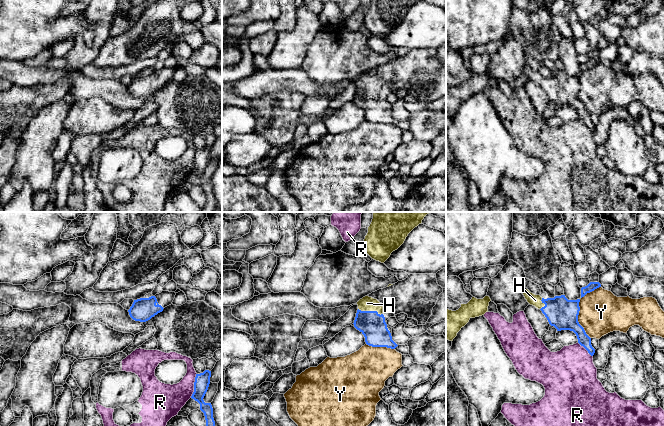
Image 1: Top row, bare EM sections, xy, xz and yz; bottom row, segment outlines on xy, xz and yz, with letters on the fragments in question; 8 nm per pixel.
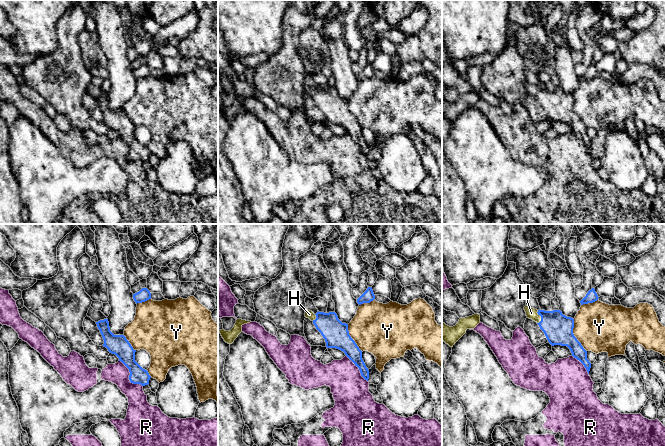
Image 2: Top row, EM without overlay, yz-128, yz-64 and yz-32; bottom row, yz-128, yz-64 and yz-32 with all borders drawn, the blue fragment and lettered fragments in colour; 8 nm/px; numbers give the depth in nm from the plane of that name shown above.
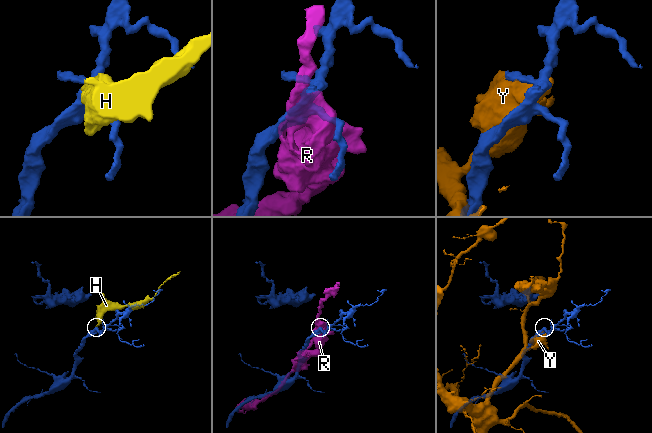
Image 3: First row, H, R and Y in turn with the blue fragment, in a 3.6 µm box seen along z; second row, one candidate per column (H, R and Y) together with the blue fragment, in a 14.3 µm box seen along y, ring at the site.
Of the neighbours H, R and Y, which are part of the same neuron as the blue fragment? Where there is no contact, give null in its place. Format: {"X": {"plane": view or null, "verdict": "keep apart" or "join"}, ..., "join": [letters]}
{"H": {"plane": "xz", "verdict": "join"}, "R": {"plane": "xy", "verdict": "keep apart"}, "Y": {"plane": "yz", "verdict": "keep apart"}, "join": ["H"]}

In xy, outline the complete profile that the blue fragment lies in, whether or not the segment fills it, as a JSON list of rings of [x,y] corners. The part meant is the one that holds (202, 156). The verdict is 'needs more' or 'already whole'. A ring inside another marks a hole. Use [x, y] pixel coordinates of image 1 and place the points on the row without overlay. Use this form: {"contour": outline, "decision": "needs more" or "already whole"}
{"contour": [[[205,146],[203,149],[196,150],[194,158],[194,168],[192,175],[200,180],[200,186],[204,189],[206,204],[201,208],[201,212],[213,212],[215,209],[215,197],[213,194],[213,184],[211,179],[205,179],[203,174],[210,160],[211,147]]], "decision": "already whole"}

